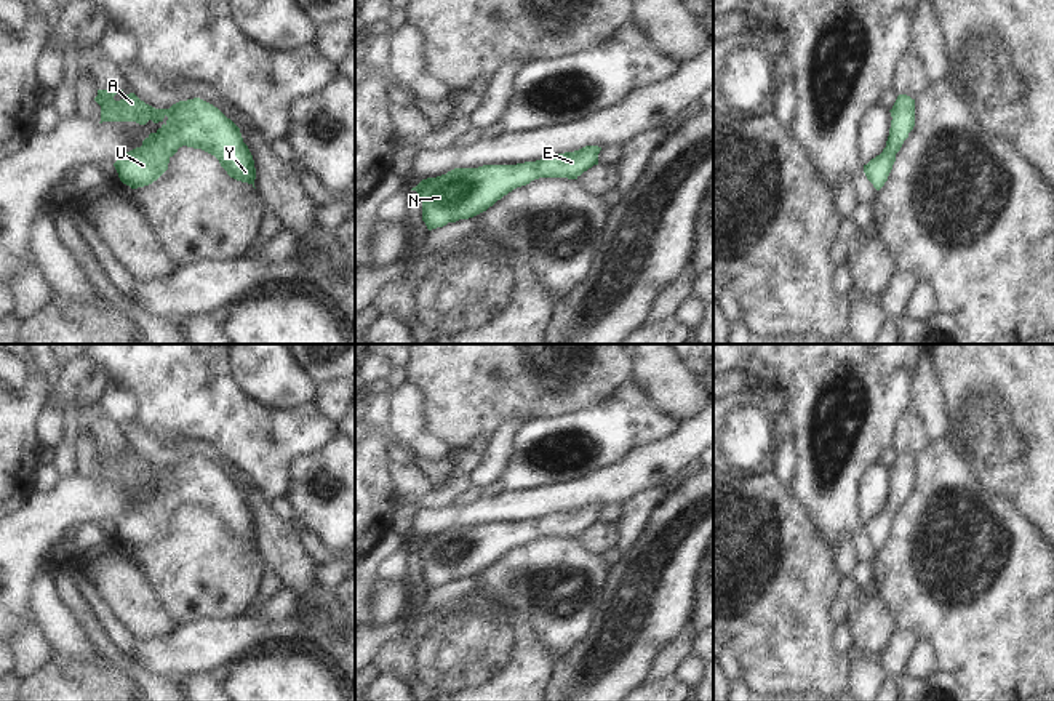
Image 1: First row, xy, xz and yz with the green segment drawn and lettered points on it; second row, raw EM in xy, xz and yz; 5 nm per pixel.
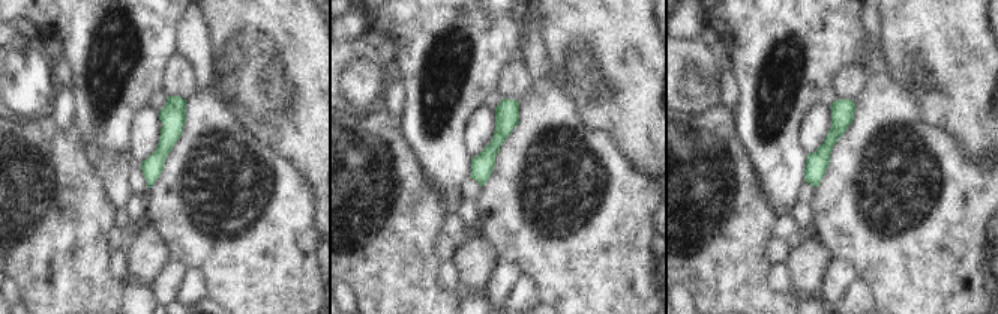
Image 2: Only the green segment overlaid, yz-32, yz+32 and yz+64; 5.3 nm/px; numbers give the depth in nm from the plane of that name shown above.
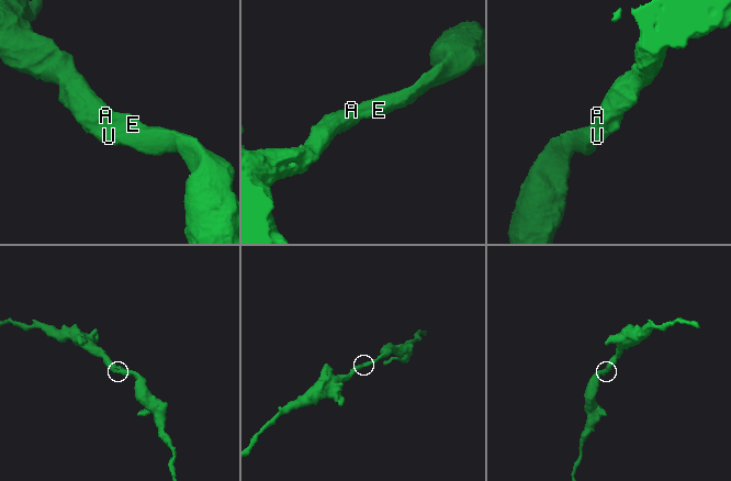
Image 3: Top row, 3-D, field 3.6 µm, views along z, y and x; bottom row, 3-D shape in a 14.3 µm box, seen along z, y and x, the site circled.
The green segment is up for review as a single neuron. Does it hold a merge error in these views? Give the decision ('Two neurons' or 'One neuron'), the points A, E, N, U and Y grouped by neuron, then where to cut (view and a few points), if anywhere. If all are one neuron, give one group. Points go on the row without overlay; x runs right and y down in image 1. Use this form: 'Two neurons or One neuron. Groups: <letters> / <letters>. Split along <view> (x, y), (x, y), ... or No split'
One neuron. Groups: A E N U Y. No split.

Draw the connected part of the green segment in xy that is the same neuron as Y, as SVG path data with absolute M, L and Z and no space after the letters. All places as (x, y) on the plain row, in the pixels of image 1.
M98 448L94 459L101 464L101 480L149 479L163 483L150 491L141 506L123 512L115 528L123 543L131 547L157 539L166 528L170 517L179 506L202 507L214 514L227 533L254 546L256 527L240 487L213 463L194 456L179 459L170 467L155 467L141 459L134 451L115 459L117 451Z

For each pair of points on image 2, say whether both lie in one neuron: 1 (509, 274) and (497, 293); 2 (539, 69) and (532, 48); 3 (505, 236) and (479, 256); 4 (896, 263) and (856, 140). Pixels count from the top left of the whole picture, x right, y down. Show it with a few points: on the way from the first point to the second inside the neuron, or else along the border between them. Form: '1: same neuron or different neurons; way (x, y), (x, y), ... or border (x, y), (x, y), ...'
1: same neuron; way (505, 278), (498, 289)
2: same neuron; way (539, 65), (535, 53)
3: different neurons; border (482, 232), (502, 259)
4: same neuron; way (868, 233), (853, 212), (848, 179), (854, 170)

